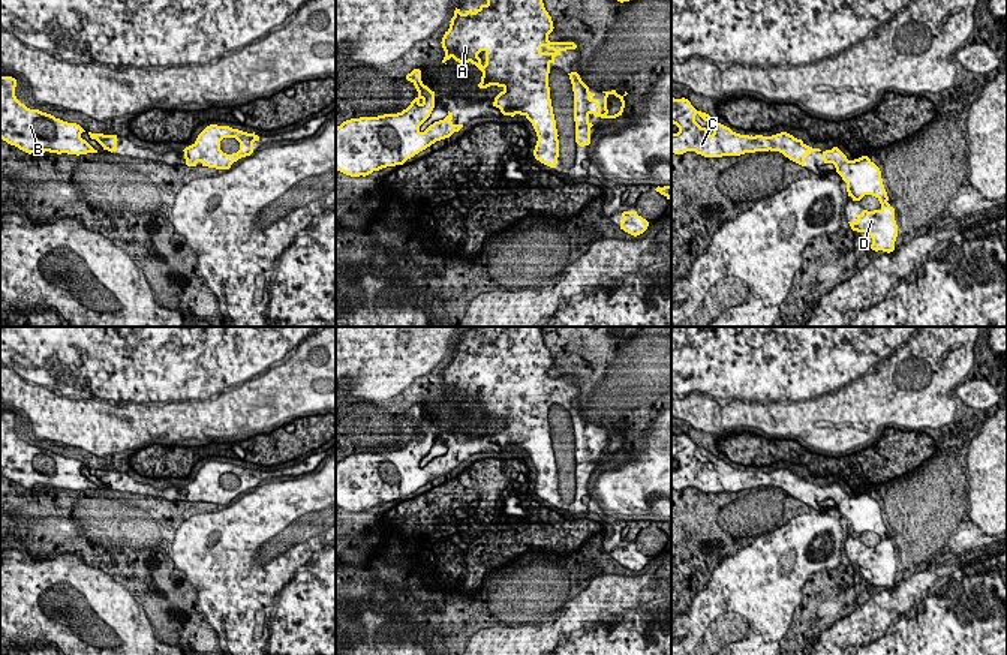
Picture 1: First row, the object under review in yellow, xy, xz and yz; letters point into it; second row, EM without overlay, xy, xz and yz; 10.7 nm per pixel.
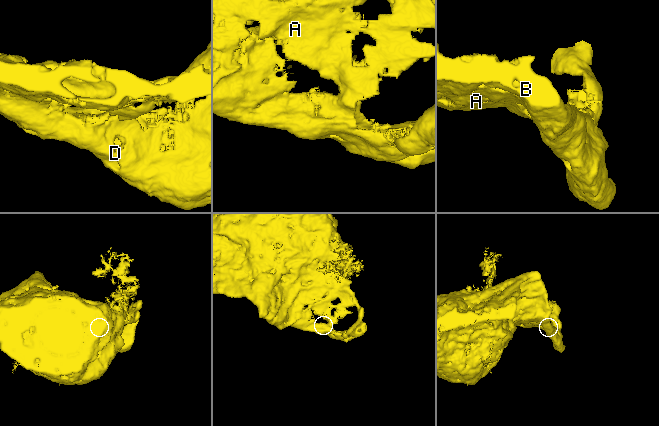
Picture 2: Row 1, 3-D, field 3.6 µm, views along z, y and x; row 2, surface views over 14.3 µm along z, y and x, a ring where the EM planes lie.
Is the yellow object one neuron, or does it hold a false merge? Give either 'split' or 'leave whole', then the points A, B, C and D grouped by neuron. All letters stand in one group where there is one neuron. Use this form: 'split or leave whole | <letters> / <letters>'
leave whole | A B C D

